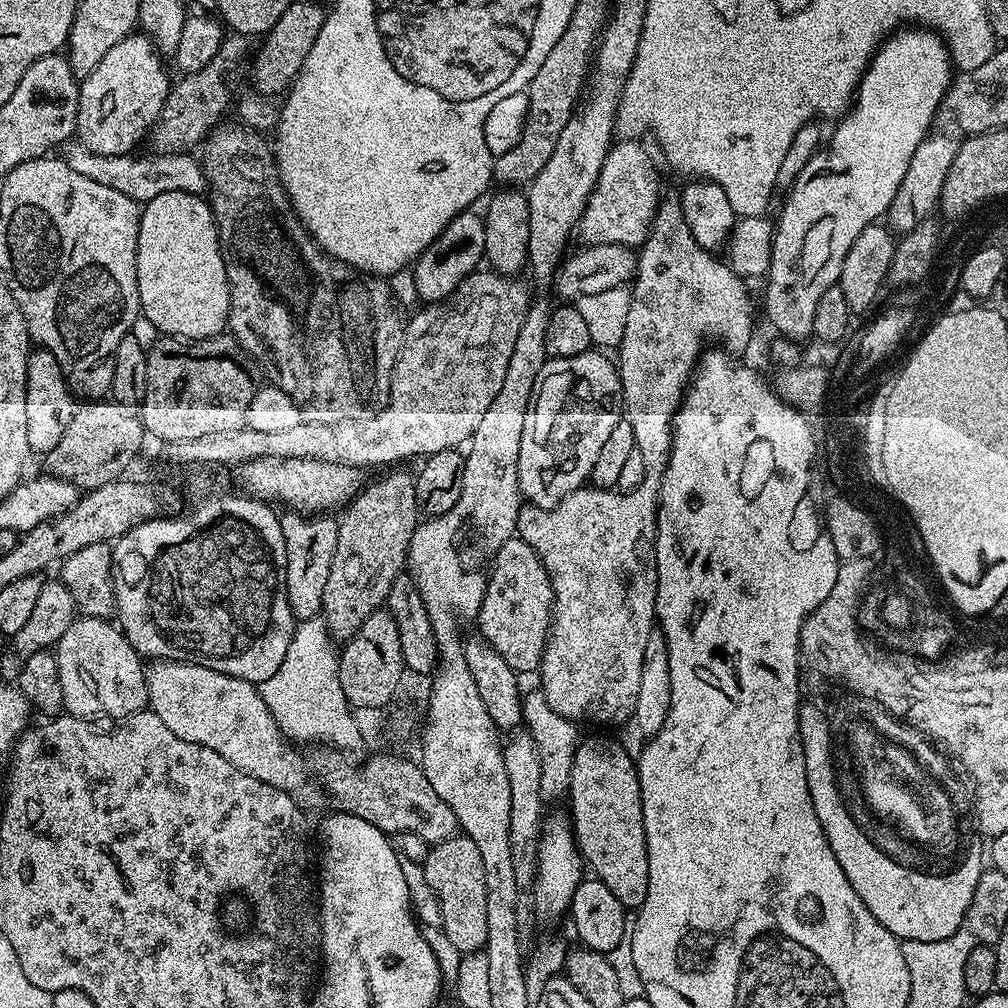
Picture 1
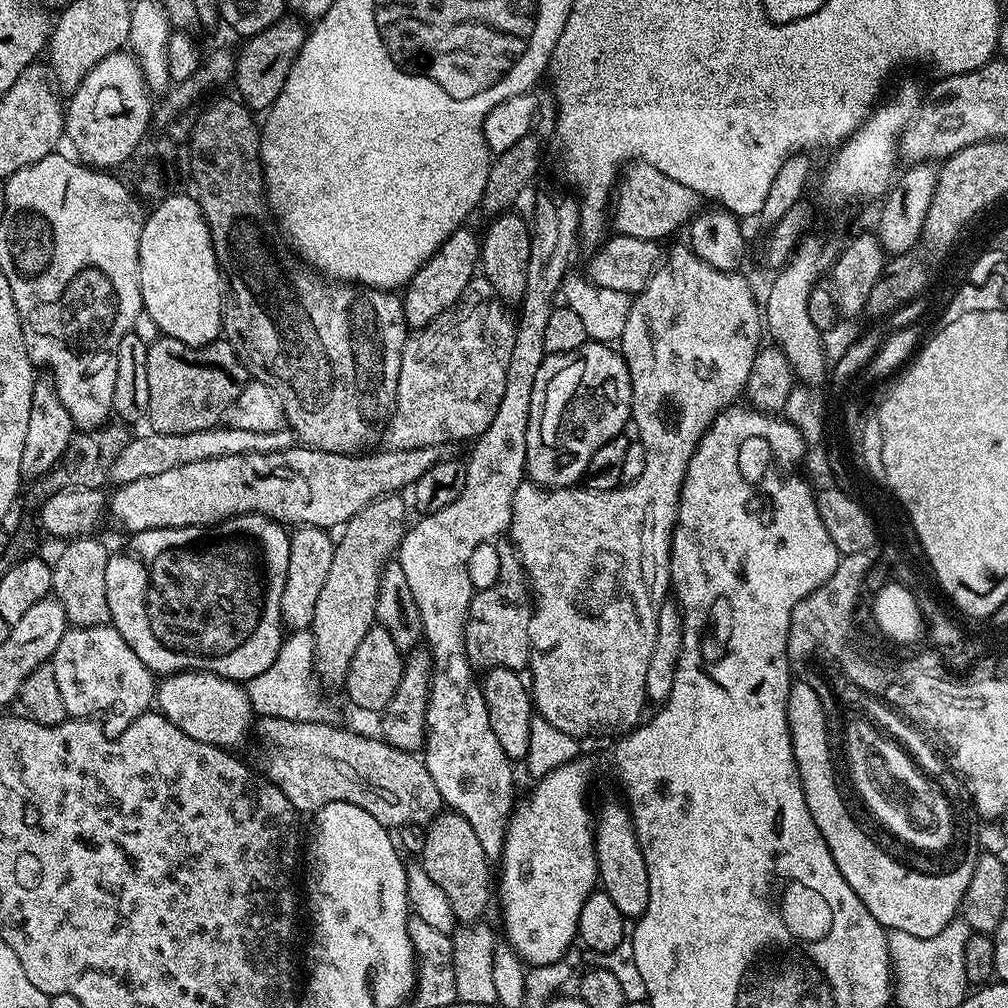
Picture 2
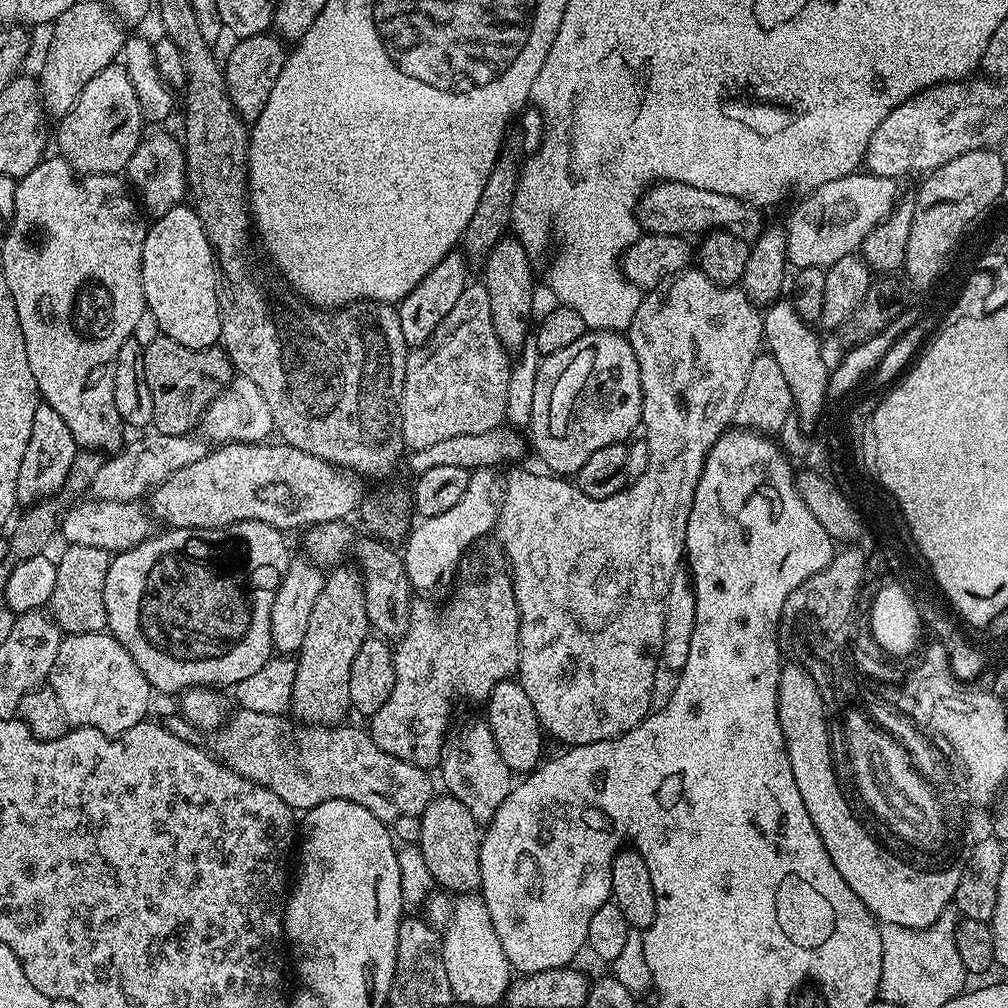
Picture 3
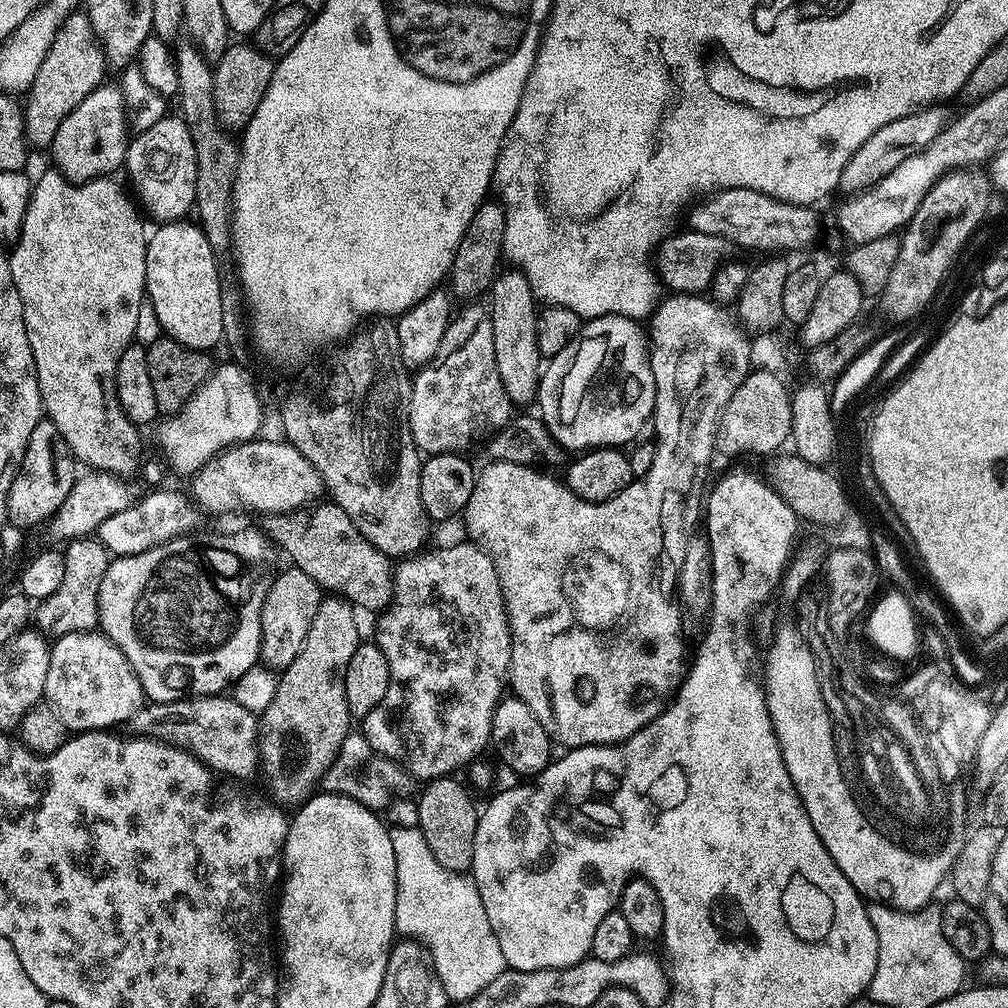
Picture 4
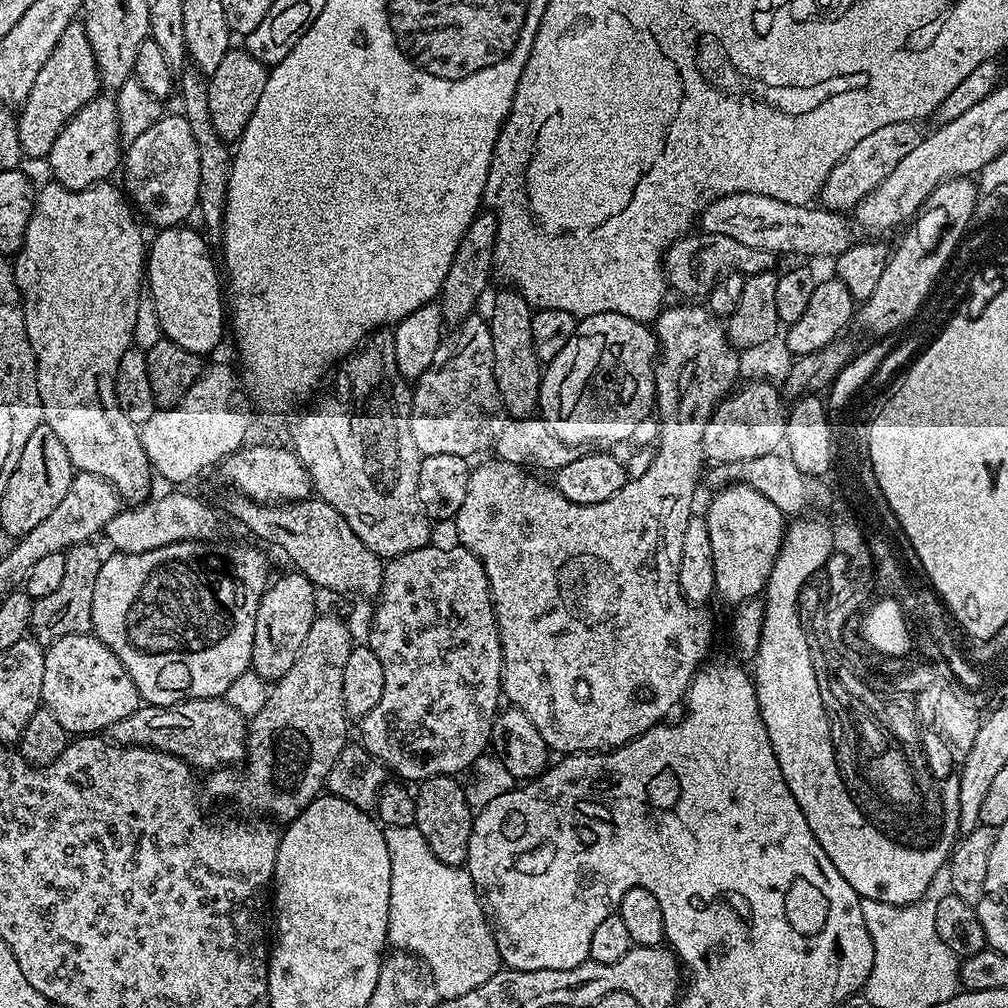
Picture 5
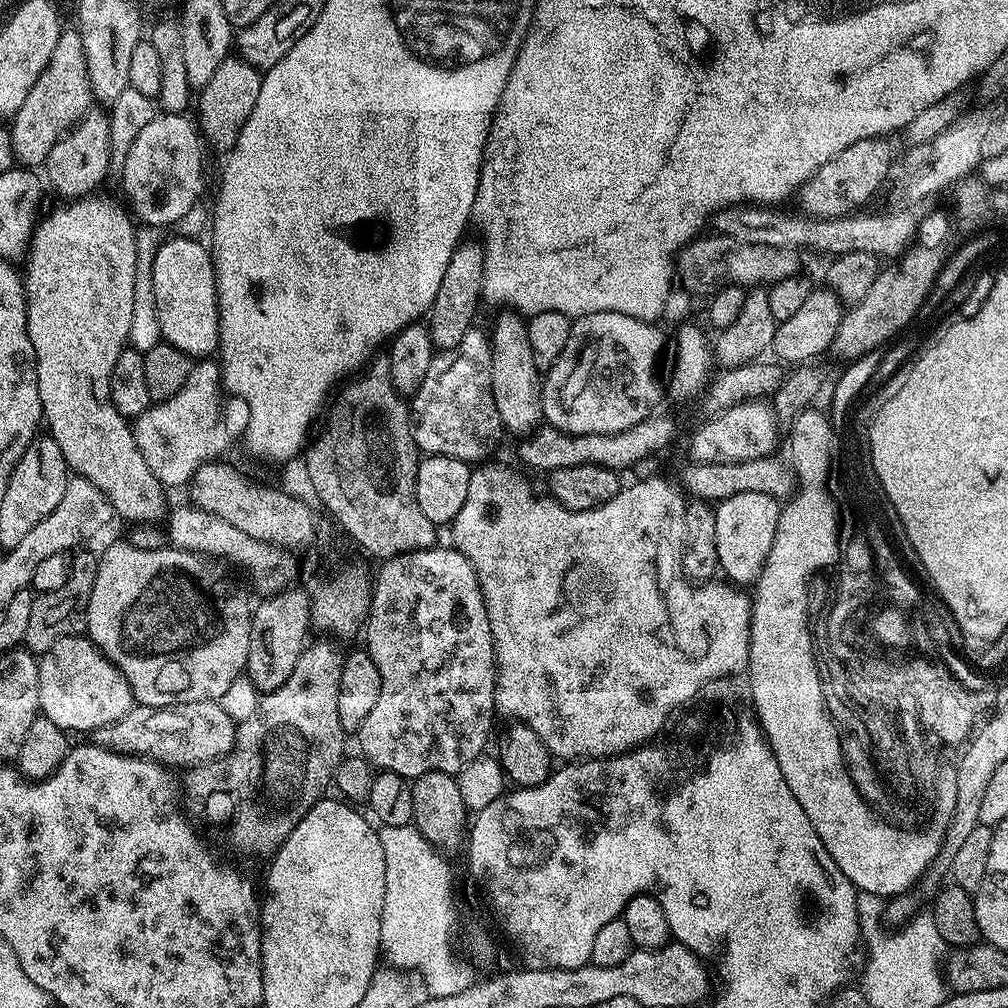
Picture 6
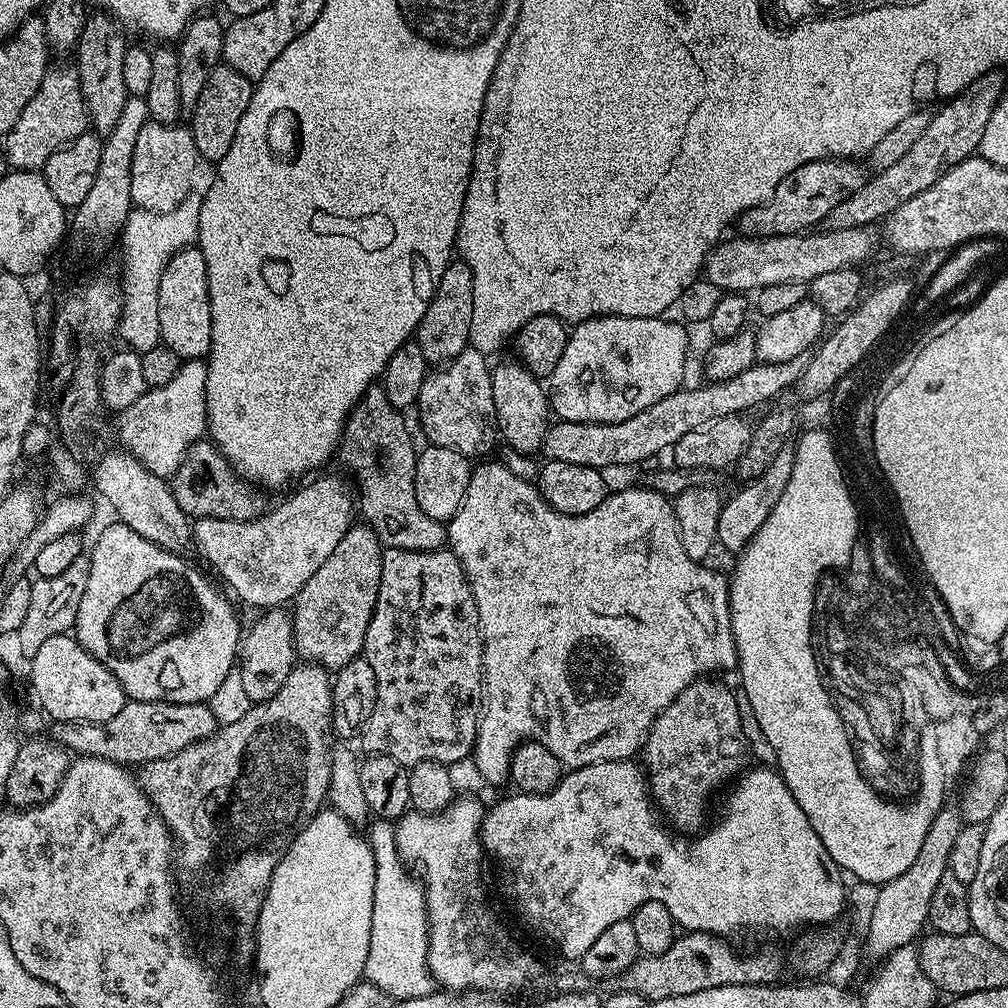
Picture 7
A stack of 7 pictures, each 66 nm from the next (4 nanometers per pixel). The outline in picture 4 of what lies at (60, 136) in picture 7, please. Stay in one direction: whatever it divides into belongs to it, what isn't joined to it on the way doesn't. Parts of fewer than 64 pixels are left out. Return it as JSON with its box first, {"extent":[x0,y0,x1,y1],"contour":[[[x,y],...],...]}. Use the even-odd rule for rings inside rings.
{"extent":[23,10,106,149],"contour":[[[77,10],[69,14],[62,22],[56,37],[50,44],[38,72],[34,76],[32,87],[26,92],[28,97],[23,105],[24,134],[33,149],[47,149],[58,134],[58,126],[99,84],[105,83],[104,68],[106,57],[87,11]]]}

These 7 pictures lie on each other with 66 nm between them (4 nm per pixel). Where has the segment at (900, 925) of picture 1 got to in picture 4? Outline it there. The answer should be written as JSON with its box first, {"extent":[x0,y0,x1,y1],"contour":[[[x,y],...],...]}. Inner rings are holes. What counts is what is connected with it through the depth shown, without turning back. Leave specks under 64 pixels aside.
{"extent":[762,644,950,914],"contour":[[[779,644],[771,646],[768,651],[768,664],[763,665],[762,679],[764,694],[768,697],[768,709],[774,726],[774,734],[778,738],[778,746],[782,750],[782,758],[786,762],[786,770],[790,770],[790,778],[794,782],[794,790],[814,825],[818,838],[822,838],[822,846],[834,858],[838,870],[846,874],[848,881],[855,886],[865,901],[885,905],[905,914],[915,914],[933,903],[932,895],[945,883],[950,872],[948,858],[937,860],[912,860],[912,856],[904,856],[904,852],[896,852],[892,844],[884,844],[873,832],[868,832],[864,820],[856,816],[856,808],[852,808],[852,800],[848,800],[848,792],[844,792],[844,784],[840,784],[840,775],[836,772],[836,760],[832,760],[832,736],[828,736],[830,718],[826,714],[824,704],[820,704],[820,692],[816,692],[816,672],[812,672],[812,660],[808,660],[810,650],[799,648],[796,644]]]}

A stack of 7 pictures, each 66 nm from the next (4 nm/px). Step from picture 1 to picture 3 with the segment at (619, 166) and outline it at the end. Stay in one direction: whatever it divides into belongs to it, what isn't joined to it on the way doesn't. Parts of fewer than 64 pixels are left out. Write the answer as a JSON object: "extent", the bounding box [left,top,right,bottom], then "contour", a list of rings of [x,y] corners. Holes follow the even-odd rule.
{"extent":[635,180,766,242],"contour":[[[677,180],[653,183],[640,197],[640,203],[635,210],[639,227],[644,227],[645,233],[654,236],[687,237],[688,232],[707,234],[719,230],[751,242],[758,239],[766,227],[766,221],[760,217],[761,209],[748,201],[714,190],[702,190],[698,186],[690,186]]]}

